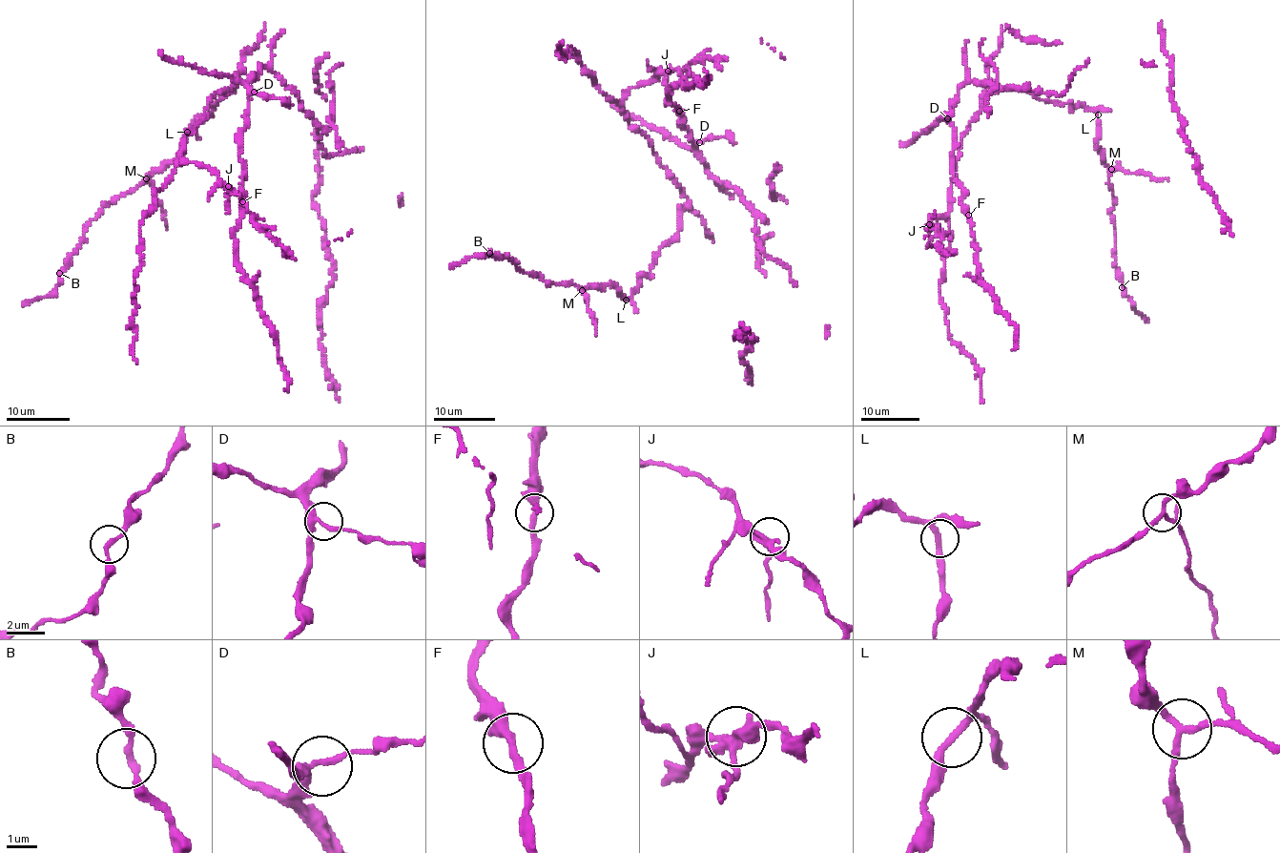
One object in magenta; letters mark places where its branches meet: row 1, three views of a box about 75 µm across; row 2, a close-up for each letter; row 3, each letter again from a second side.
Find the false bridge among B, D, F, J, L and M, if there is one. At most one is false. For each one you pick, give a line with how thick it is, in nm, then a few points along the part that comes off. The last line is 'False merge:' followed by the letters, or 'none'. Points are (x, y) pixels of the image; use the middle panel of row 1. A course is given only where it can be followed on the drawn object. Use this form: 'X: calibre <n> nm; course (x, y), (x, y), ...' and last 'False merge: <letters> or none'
M: calibre 200 nm; course (581, 290), (588, 298), (595, 323), (595, 337)
False merge: M

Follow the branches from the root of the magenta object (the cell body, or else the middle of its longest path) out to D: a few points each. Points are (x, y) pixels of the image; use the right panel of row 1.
D: (967, 214), (967, 208), (961, 202), (961, 184), (953, 175), (954, 127), (947, 118)

